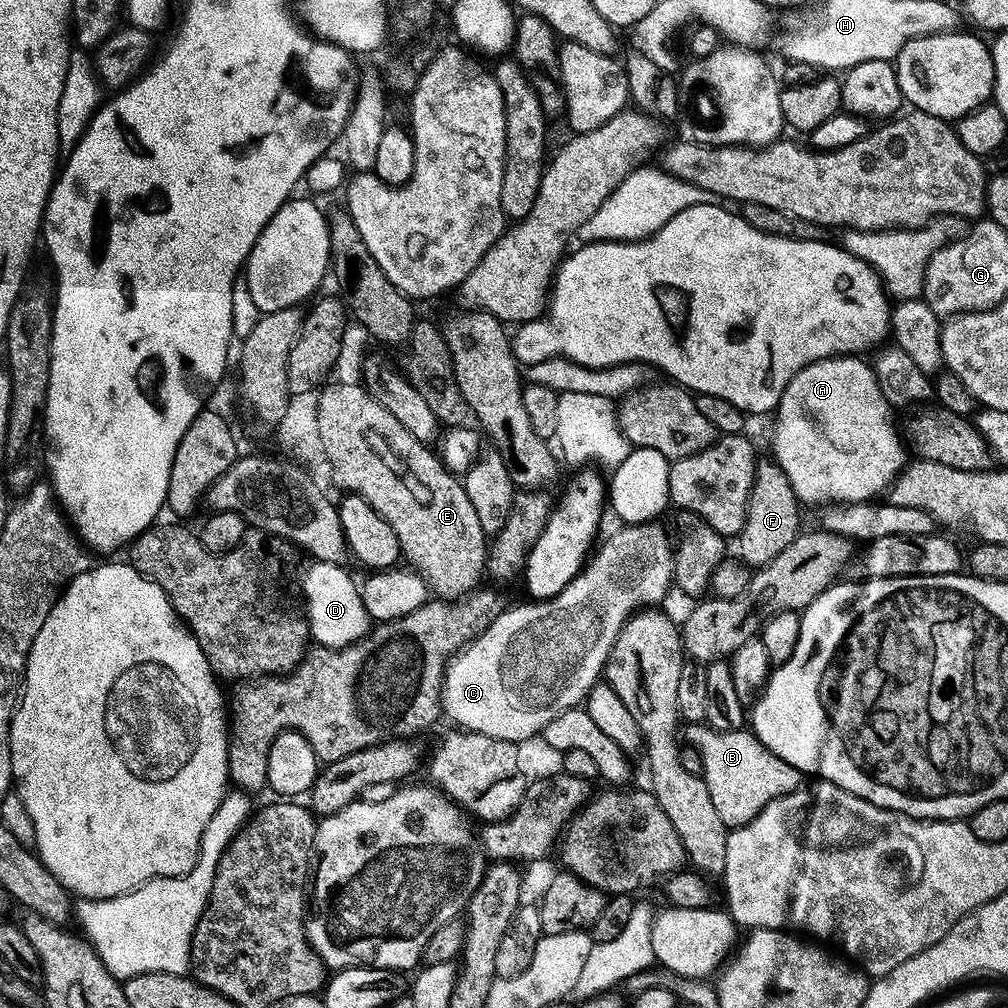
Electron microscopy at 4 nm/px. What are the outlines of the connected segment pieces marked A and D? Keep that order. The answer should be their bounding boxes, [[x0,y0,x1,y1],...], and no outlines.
[[771,354,906,506],[302,561,372,650]]

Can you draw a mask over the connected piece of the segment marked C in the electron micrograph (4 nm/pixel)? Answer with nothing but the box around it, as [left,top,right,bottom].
[440,522,673,742]

